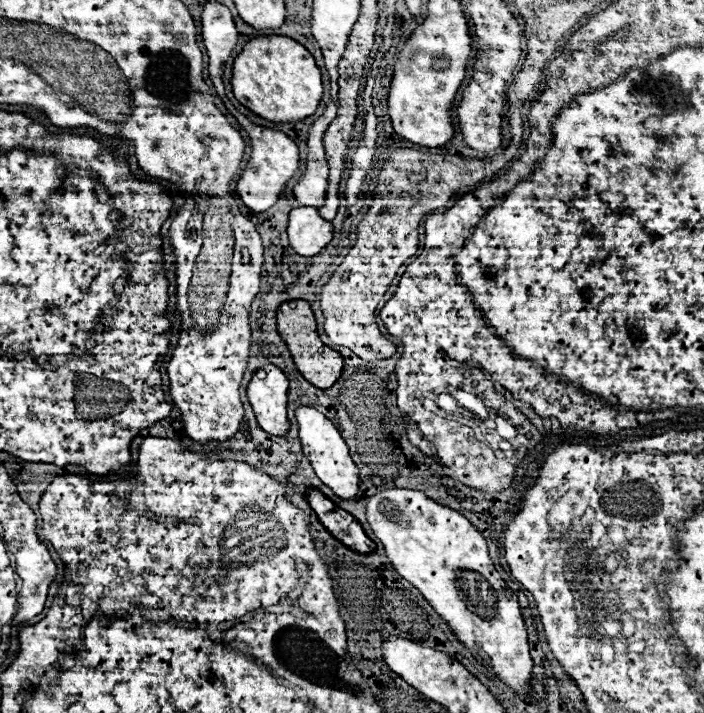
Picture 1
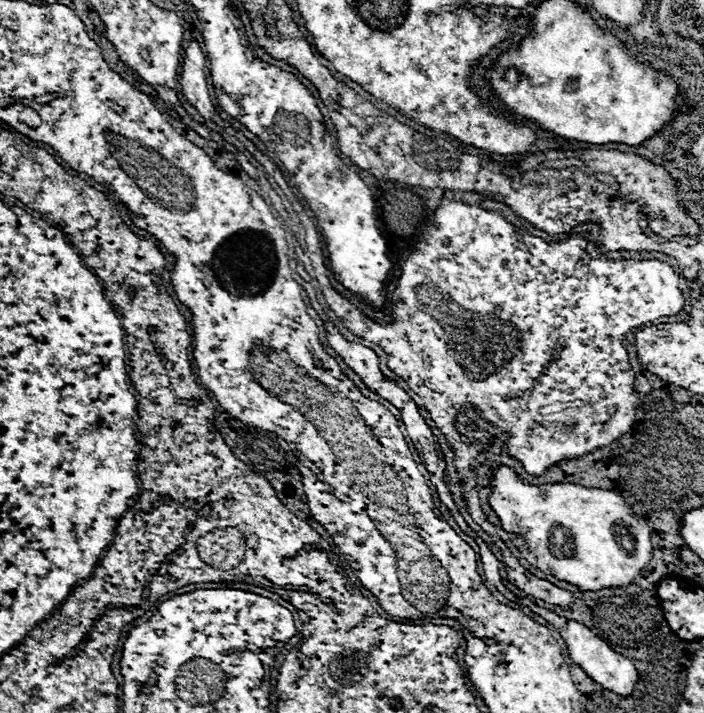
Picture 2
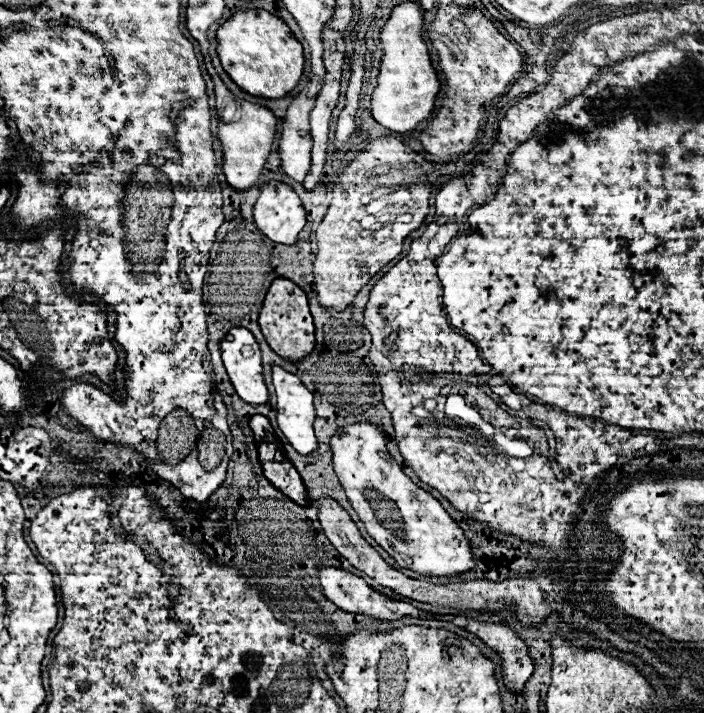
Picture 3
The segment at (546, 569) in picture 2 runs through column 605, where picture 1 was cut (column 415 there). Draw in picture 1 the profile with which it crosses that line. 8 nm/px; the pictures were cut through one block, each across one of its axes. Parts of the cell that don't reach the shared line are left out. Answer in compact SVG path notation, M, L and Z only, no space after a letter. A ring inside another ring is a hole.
M390 488L374 496L368 496L366 518L374 534L384 544L386 556L392 562L394 570L404 580L414 584L414 588L420 590L420 594L432 604L432 608L450 624L458 640L484 666L488 666L498 678L502 678L514 692L528 694L530 692L528 680L532 678L532 658L528 652L528 638L526 638L526 628L520 614L518 598L496 572L488 556L488 546L482 532L478 532L460 512L430 500L420 490L408 490L408 488Z

